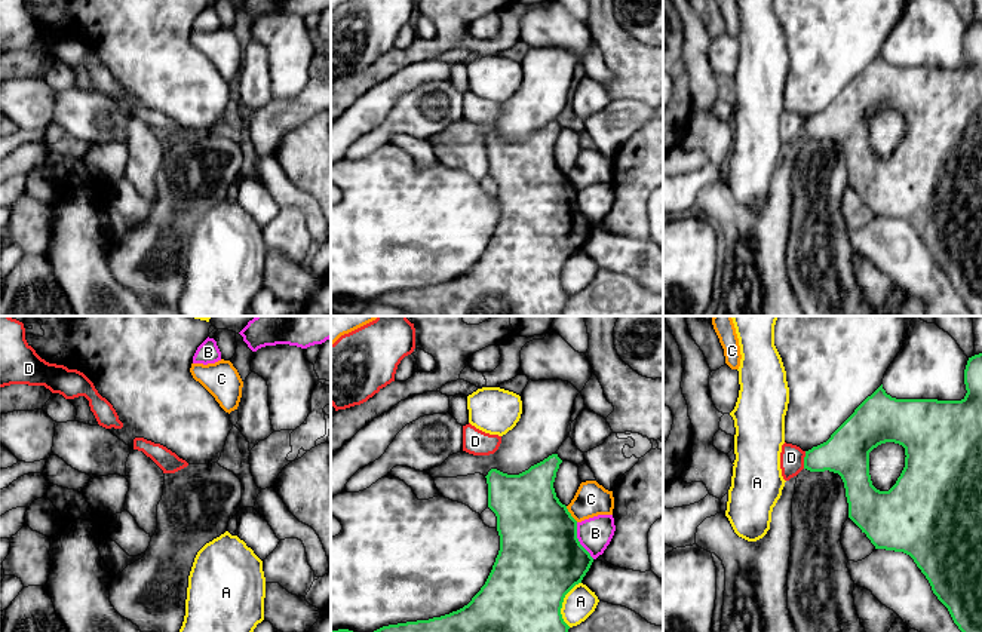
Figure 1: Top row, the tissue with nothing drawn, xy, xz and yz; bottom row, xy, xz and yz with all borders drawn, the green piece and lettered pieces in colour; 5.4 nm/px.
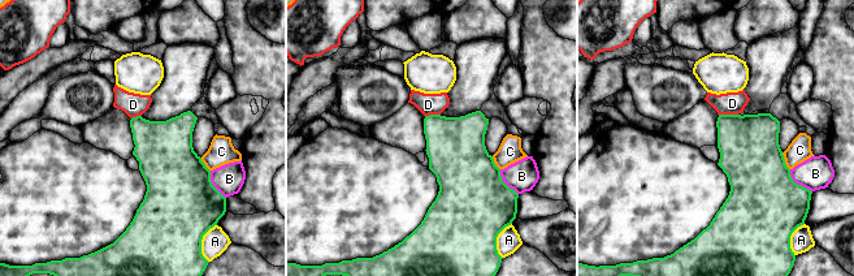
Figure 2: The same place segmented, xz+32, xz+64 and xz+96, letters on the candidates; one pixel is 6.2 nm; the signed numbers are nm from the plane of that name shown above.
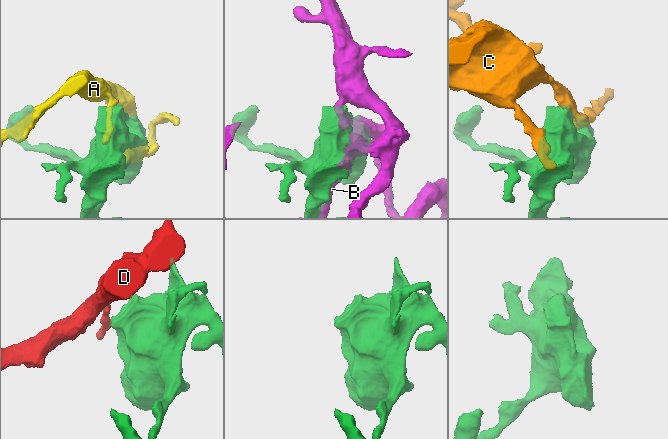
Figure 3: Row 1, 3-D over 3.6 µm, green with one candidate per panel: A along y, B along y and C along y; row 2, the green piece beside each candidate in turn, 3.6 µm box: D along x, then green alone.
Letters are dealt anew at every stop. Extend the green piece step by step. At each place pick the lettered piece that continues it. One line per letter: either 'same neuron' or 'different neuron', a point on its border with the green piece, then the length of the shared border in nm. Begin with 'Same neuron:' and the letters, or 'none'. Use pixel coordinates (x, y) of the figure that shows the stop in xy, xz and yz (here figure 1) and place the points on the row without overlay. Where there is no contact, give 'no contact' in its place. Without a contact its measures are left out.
Same neuron: none
A: different neuron; contact xz (561, 272); length 260 nm
B: different neuron; contact xz (577, 208); length 220 nm
C: different neuron; contact xz (570, 181); length 110 nm
D: different neuron; contact yz (804, 128); length 100 nm

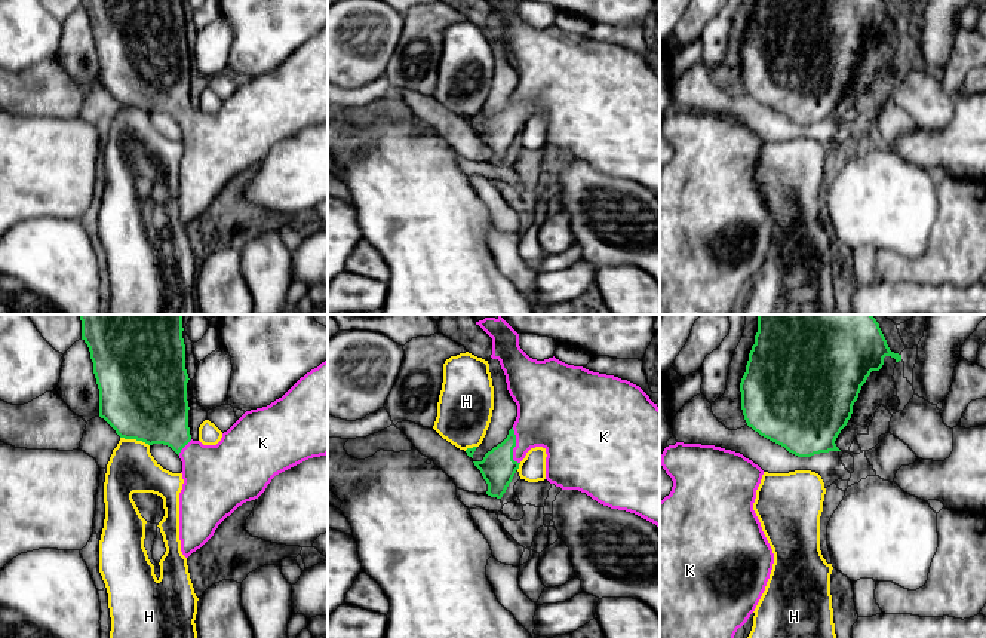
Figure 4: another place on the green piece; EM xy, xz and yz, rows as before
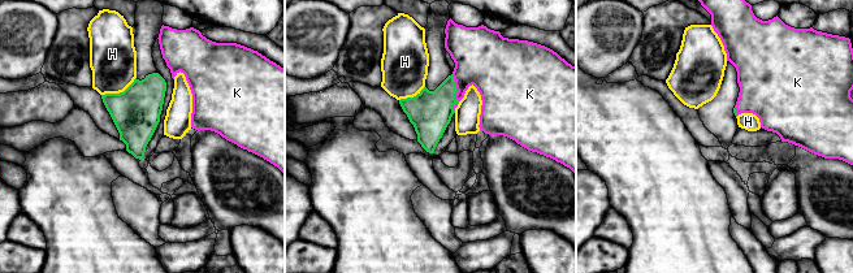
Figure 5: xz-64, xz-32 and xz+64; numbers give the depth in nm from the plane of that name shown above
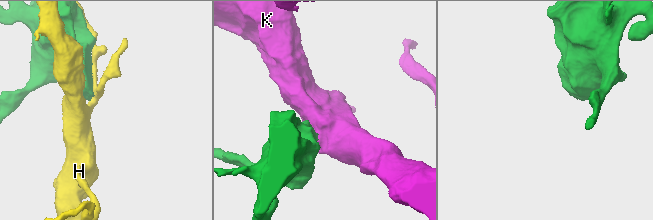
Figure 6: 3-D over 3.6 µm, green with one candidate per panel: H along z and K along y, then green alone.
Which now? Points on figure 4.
Same neuron: K
H: different neuron; contact xy (135, 106); length 170 nm
K: same neuron; contact xz (515, 113); length 200 nm

